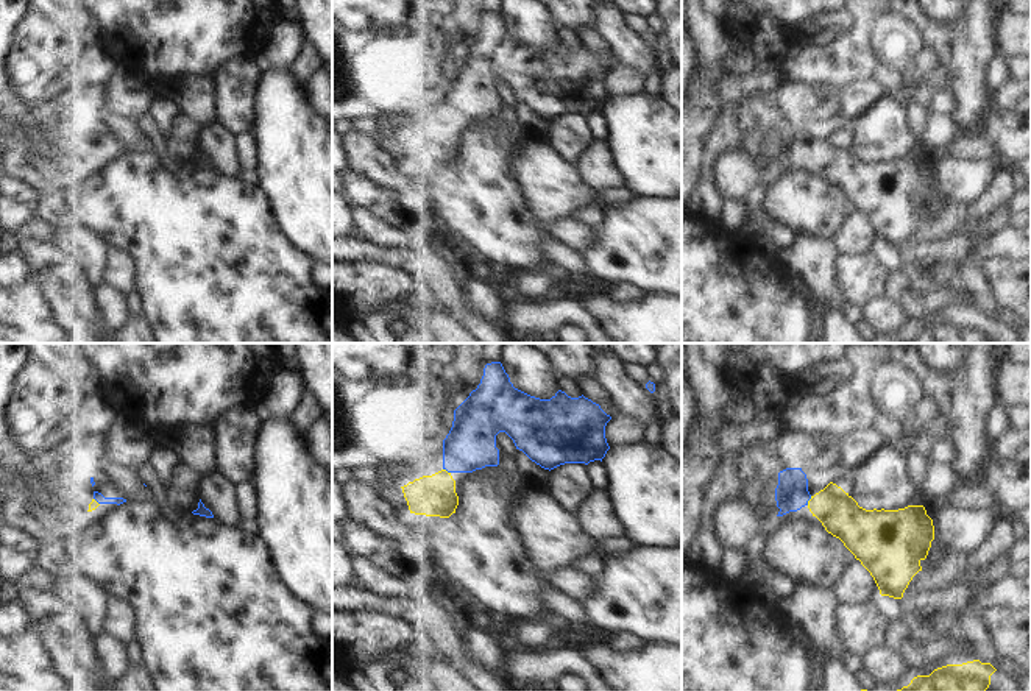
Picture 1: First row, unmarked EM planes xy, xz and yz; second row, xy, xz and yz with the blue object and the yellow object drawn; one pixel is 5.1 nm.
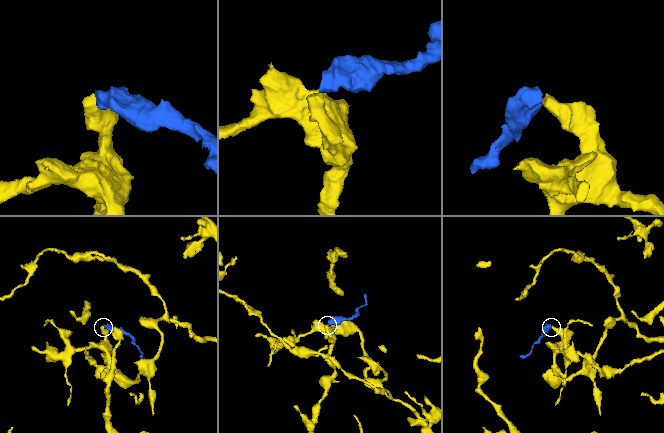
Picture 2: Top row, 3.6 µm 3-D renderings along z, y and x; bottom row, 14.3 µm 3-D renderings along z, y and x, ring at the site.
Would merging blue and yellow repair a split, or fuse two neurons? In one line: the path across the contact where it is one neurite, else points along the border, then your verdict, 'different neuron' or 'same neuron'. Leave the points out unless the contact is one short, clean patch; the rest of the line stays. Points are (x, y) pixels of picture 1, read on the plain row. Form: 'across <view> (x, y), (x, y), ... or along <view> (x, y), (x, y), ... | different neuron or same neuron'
across yz (791, 144), (808, 150), (832, 156), (839, 164) | same neuron

